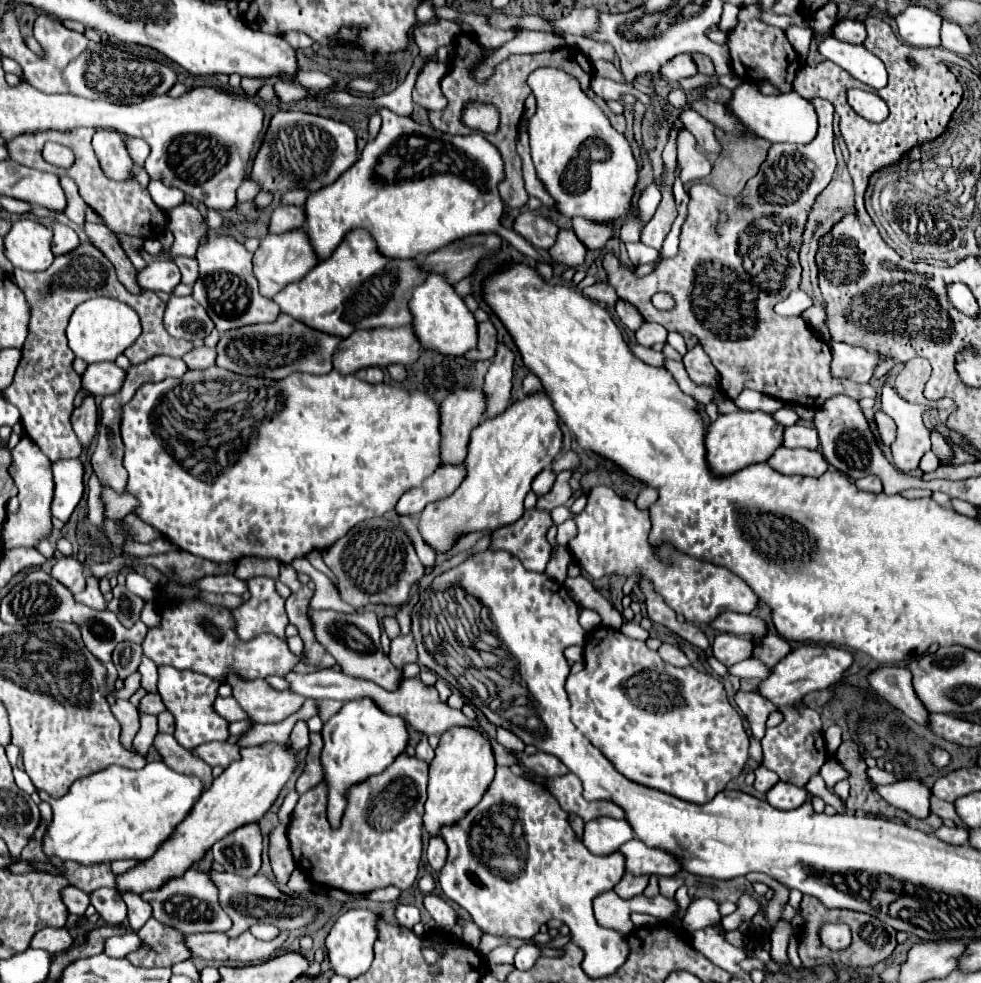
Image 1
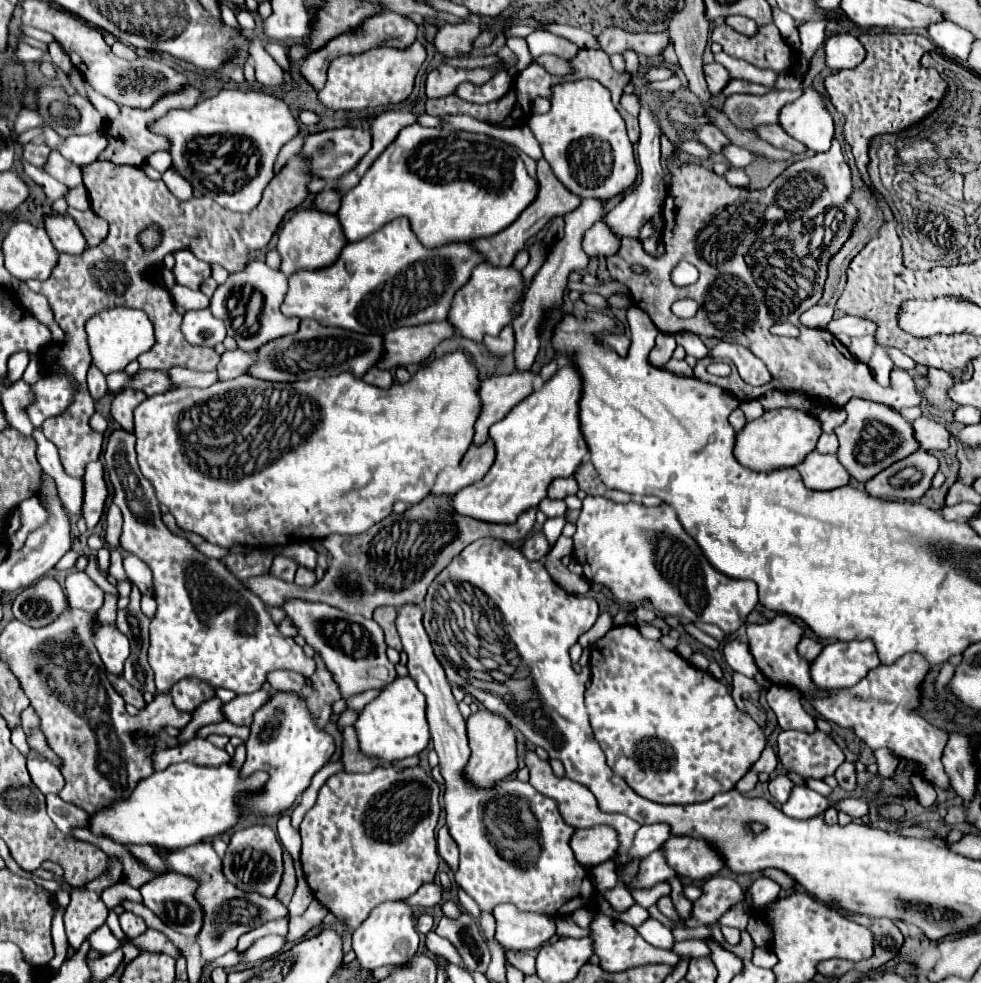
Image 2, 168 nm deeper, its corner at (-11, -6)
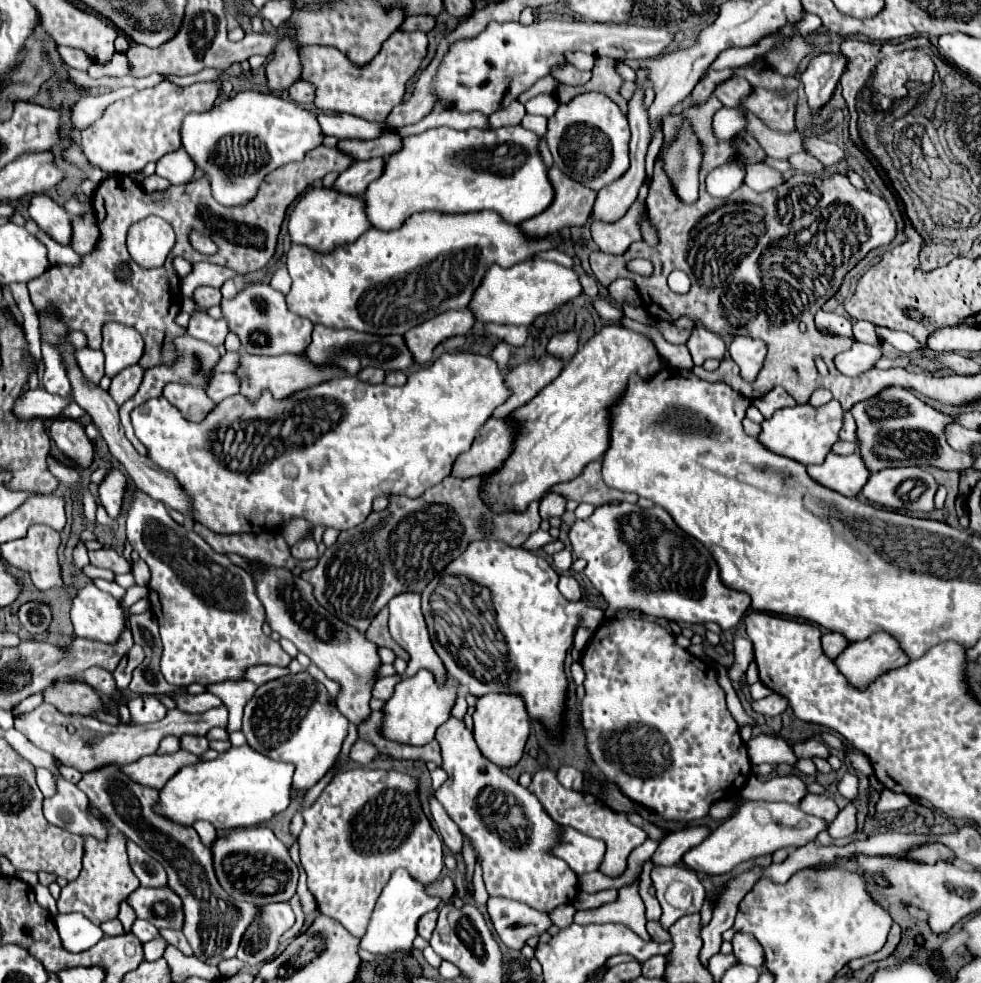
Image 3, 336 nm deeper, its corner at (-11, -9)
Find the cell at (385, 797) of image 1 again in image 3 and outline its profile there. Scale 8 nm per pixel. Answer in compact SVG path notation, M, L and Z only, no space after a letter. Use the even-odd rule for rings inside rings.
M363 767L337 773L319 799L303 811L303 819L305 825L299 835L299 853L309 891L317 901L317 911L339 921L355 937L363 937L367 917L395 869L405 869L421 885L433 883L443 871L443 843L423 813L419 779L407 773Z

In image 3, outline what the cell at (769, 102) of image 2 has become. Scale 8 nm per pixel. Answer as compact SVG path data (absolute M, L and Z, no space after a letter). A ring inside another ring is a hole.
M745 111L745 131L755 137L759 141L759 145L765 149L765 153L769 157L775 159L787 159L793 153L803 151L801 149L801 135L799 131L789 131L789 133L781 133L771 129L769 125L765 125L757 115L753 115L751 111Z

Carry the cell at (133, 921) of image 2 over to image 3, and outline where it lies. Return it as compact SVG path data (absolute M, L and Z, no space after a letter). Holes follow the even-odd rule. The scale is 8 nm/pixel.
M135 919L133 927L131 927L131 933L133 933L141 943L147 943L147 941L151 941L151 939L155 939L155 937L159 935L159 931L157 931L151 923L147 923L147 921L143 921L143 919Z

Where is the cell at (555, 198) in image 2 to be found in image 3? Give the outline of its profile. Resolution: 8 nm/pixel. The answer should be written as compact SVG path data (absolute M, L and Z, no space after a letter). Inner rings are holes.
M557 167L549 169L549 181L555 189L553 203L543 213L519 225L529 239L547 237L563 227L583 225L591 215L591 207L597 195L595 191L571 181Z

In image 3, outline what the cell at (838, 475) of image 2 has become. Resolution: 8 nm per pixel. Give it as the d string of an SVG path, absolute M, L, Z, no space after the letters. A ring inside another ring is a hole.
M827 453L821 465L807 467L807 473L823 487L837 491L845 497L855 497L869 479L869 471L863 465L859 453L841 457L835 453Z

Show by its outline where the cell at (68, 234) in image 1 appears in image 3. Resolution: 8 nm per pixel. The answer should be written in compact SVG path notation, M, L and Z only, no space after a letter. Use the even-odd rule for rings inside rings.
M35 195L29 205L29 215L51 239L61 245L71 245L71 217L53 199L49 199L47 195Z

